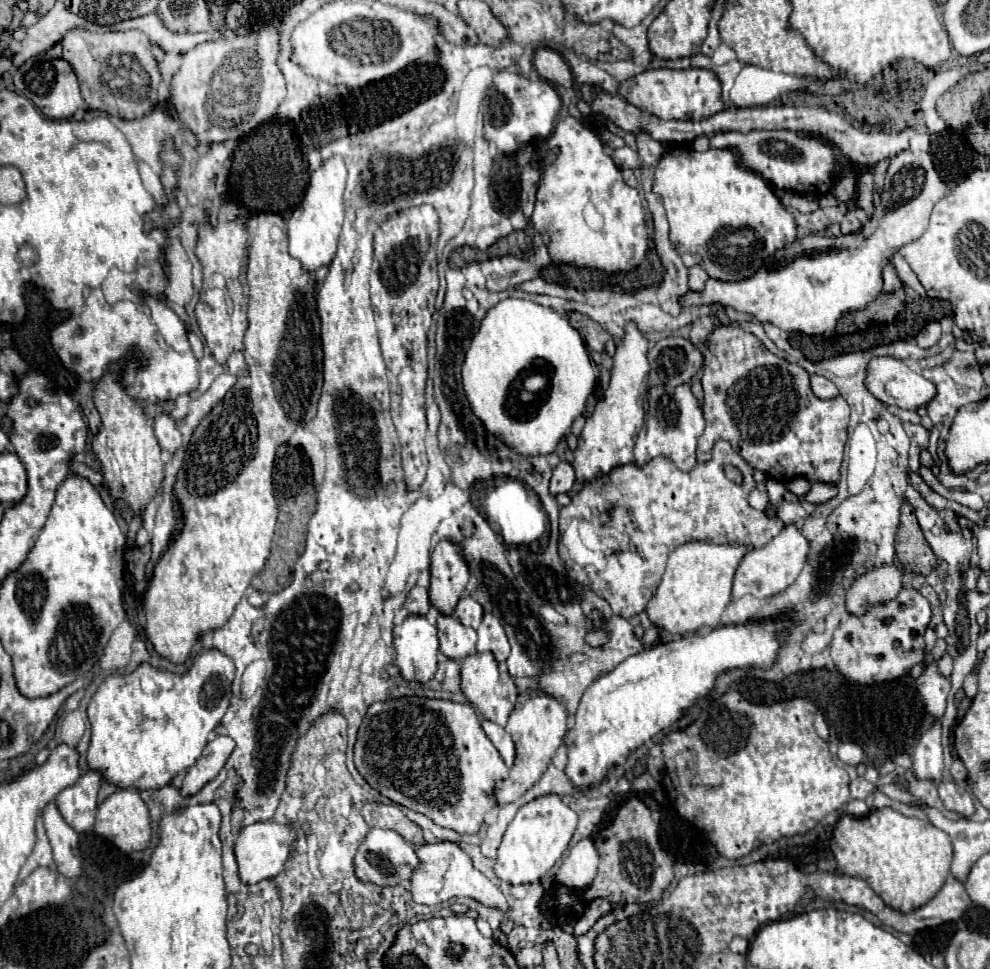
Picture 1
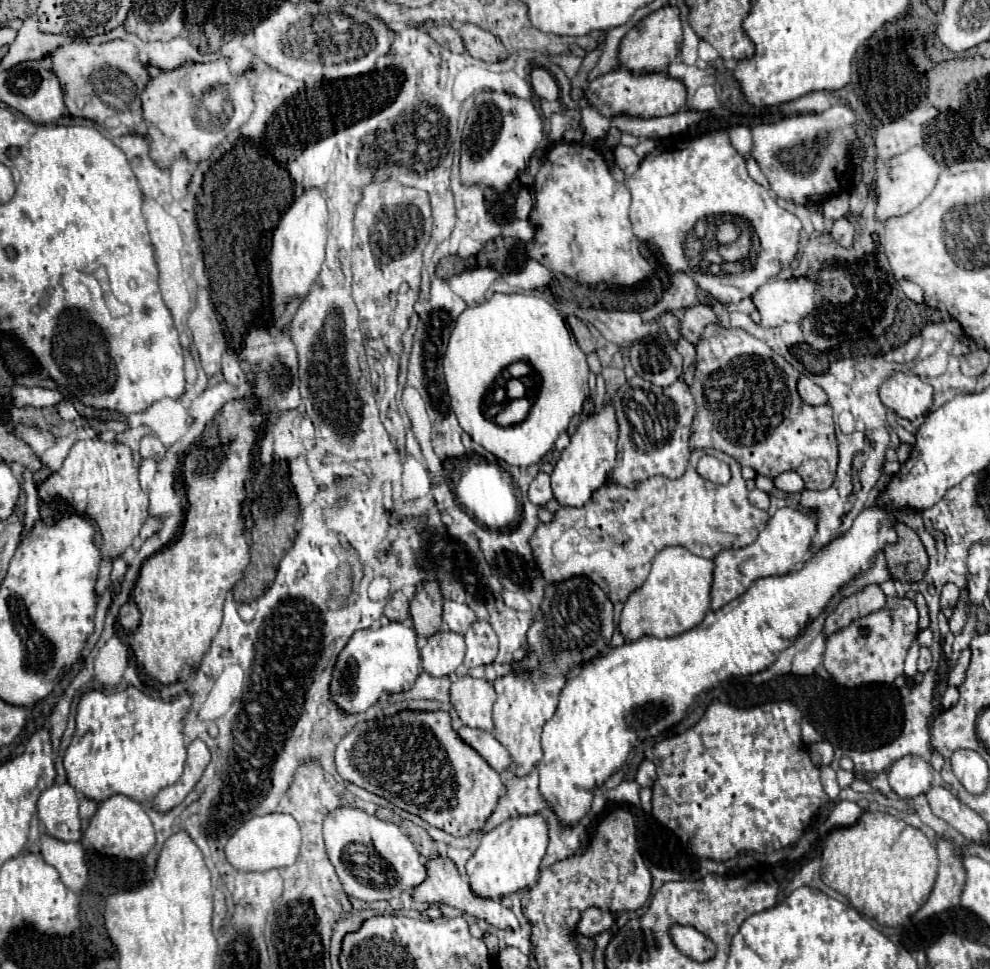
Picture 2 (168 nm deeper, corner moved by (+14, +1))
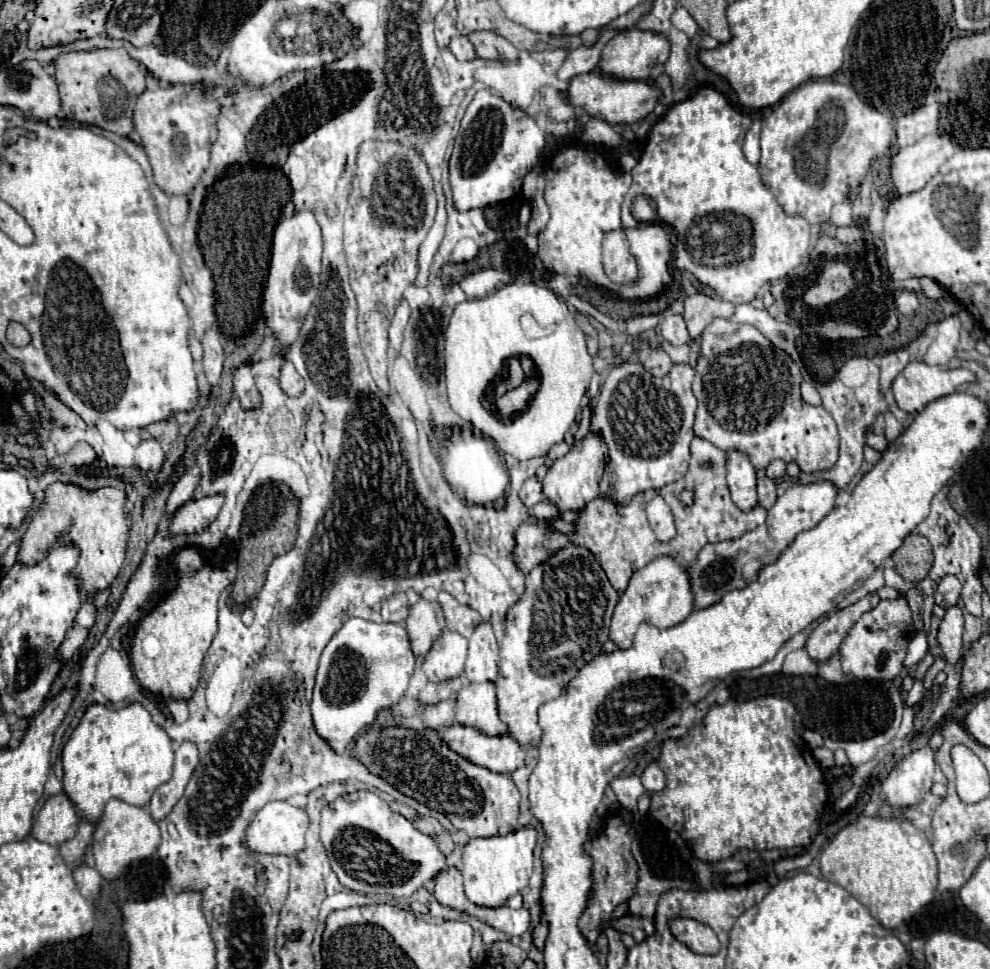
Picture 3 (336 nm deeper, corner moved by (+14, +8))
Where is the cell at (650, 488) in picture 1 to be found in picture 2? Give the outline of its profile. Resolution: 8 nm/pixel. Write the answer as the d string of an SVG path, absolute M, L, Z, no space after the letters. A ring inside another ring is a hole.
M696 449L680 479L650 477L634 489L606 483L594 491L584 507L560 507L550 525L540 523L536 527L530 537L530 547L546 581L554 583L572 575L586 575L604 583L612 601L624 603L628 595L644 583L654 555L664 547L680 545L698 557L714 559L724 549L738 549L754 543L758 533L766 527L766 521L768 513L748 501L740 465L722 451ZM702 455L712 455L728 463L732 471L730 483L718 487L702 479L696 473L696 463Z

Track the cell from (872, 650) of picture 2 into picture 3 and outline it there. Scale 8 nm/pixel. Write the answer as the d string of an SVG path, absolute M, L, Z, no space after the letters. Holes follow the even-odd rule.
M906 598L894 600L880 600L880 604L862 614L862 618L852 626L848 636L840 644L840 666L846 674L860 678L860 680L894 680L900 670L902 662L908 652L908 642L914 636L914 622L912 610Z

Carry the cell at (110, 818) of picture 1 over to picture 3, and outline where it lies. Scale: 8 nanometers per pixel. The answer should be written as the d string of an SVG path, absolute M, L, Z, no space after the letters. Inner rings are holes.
M112 798L104 808L102 818L94 824L92 852L96 860L96 870L104 878L118 878L130 862L148 858L158 848L158 844L160 844L160 828L156 820L152 820L152 816L144 808Z

